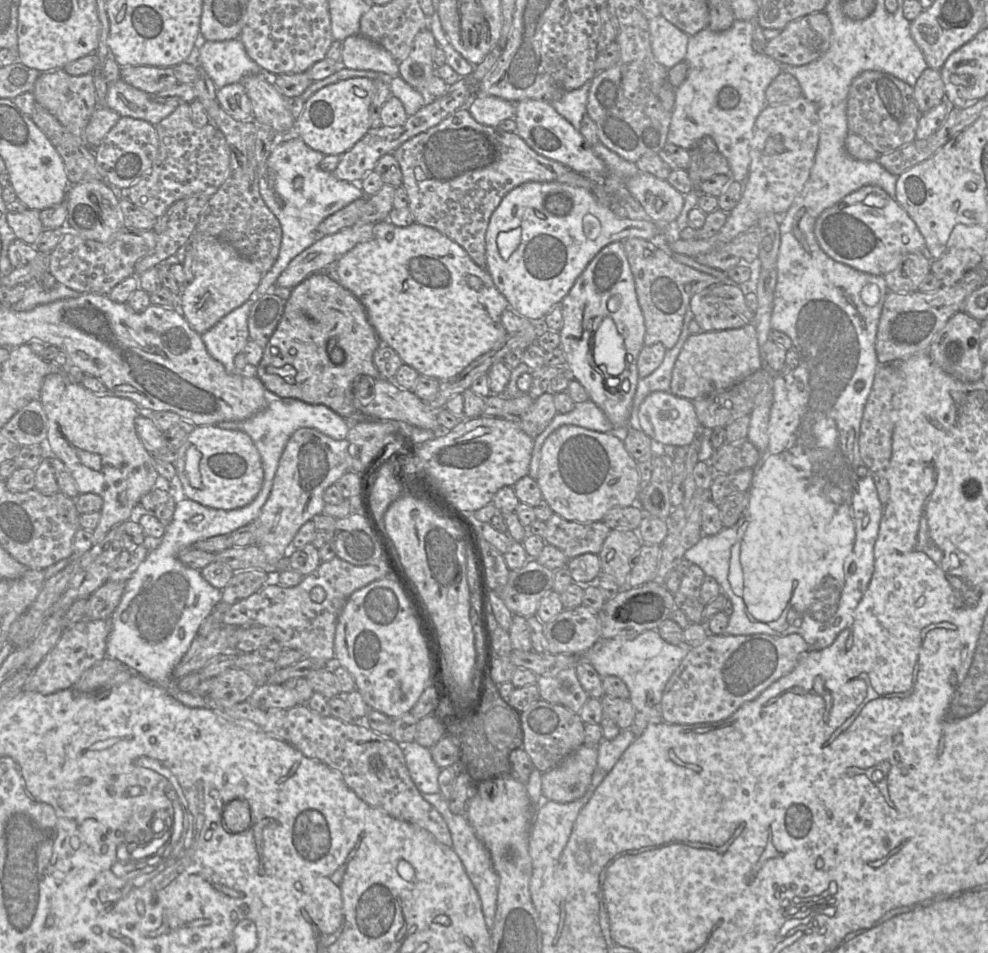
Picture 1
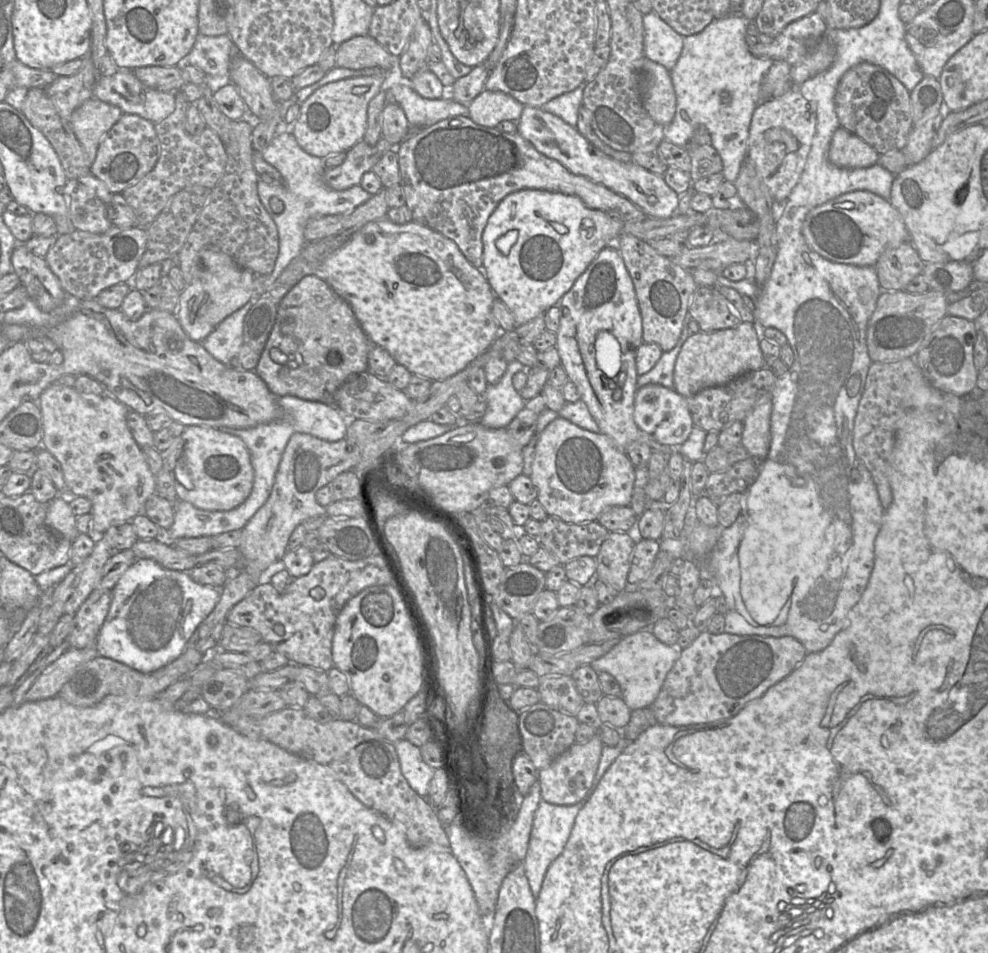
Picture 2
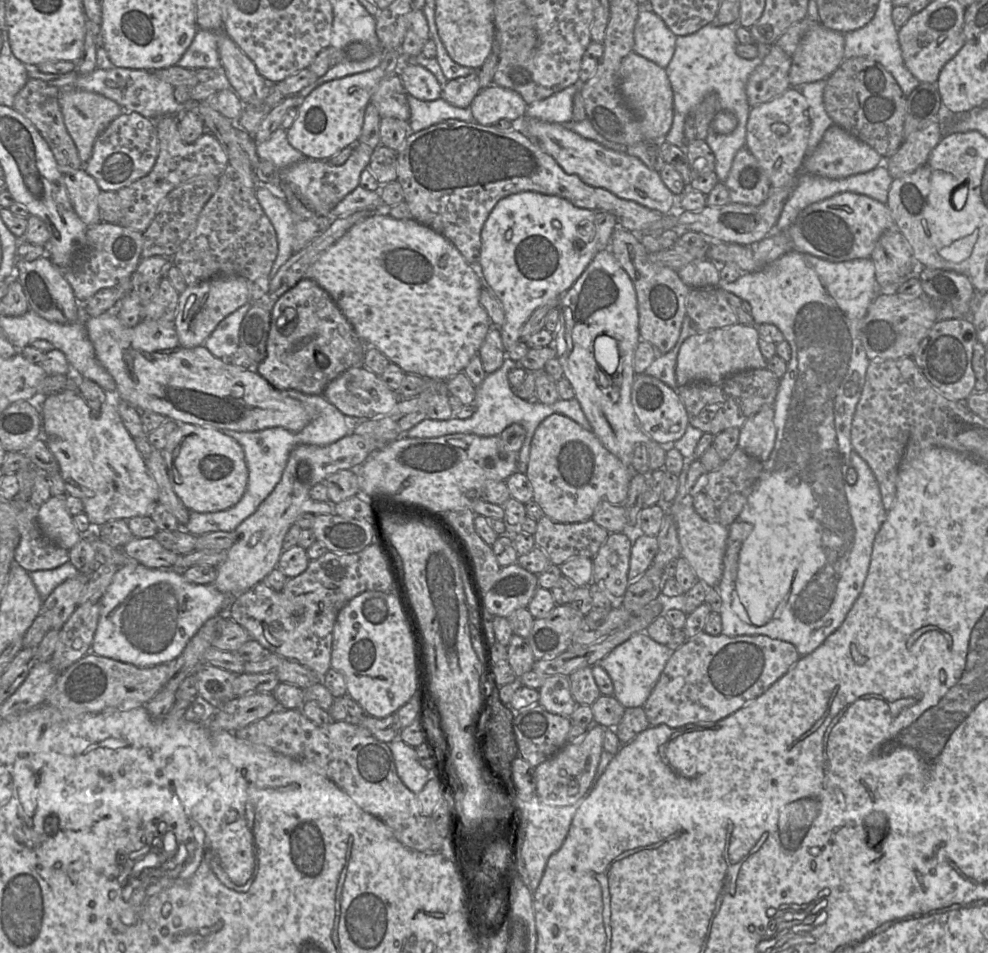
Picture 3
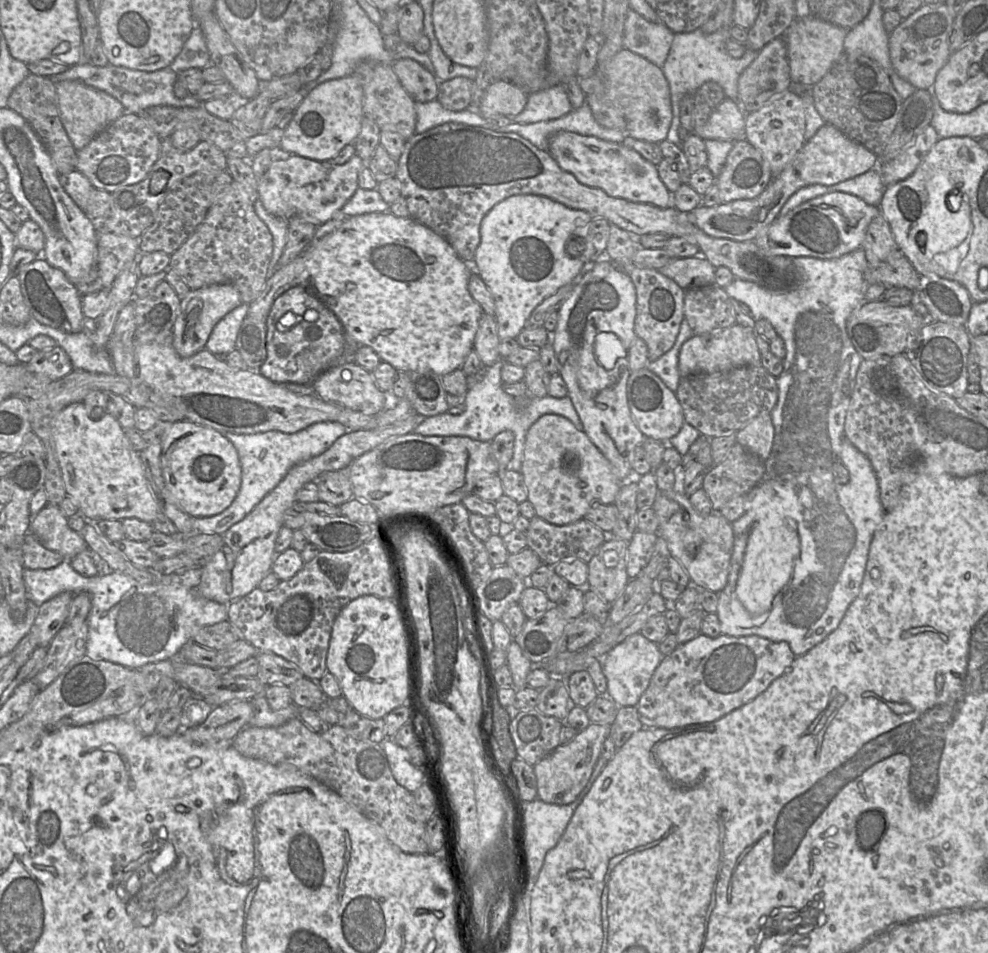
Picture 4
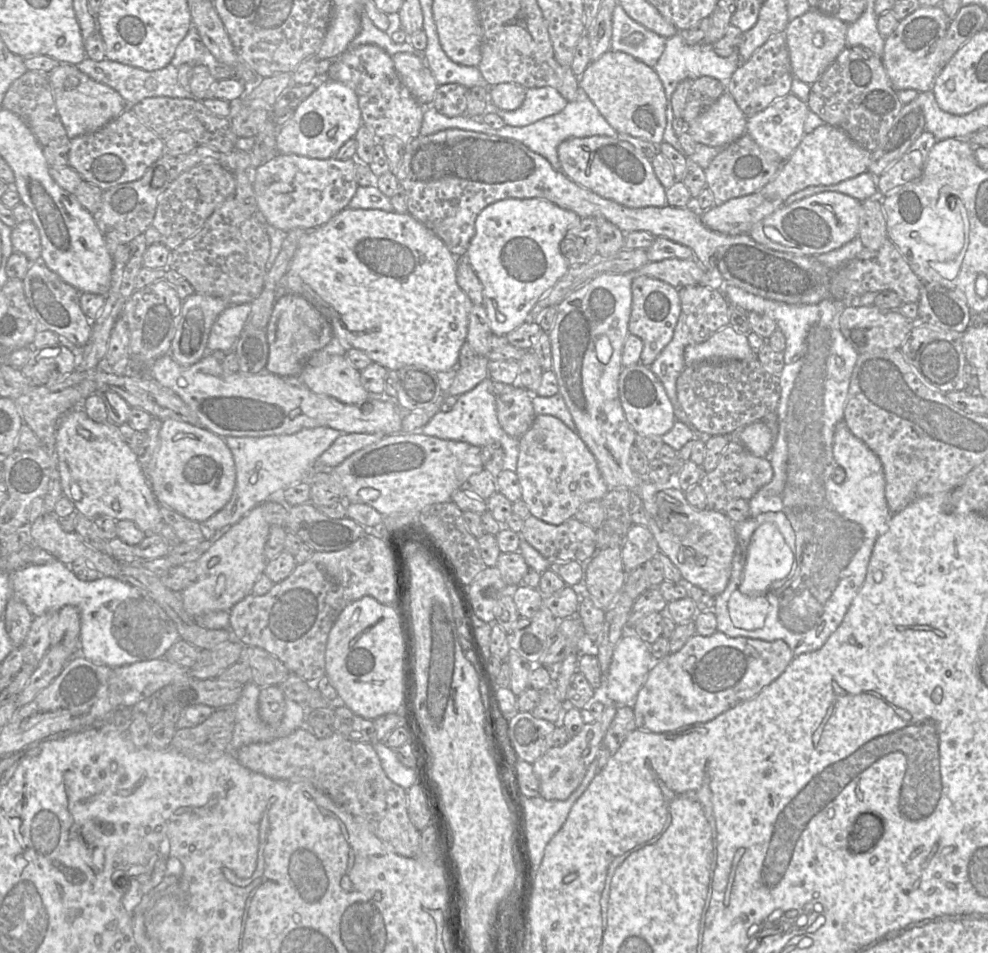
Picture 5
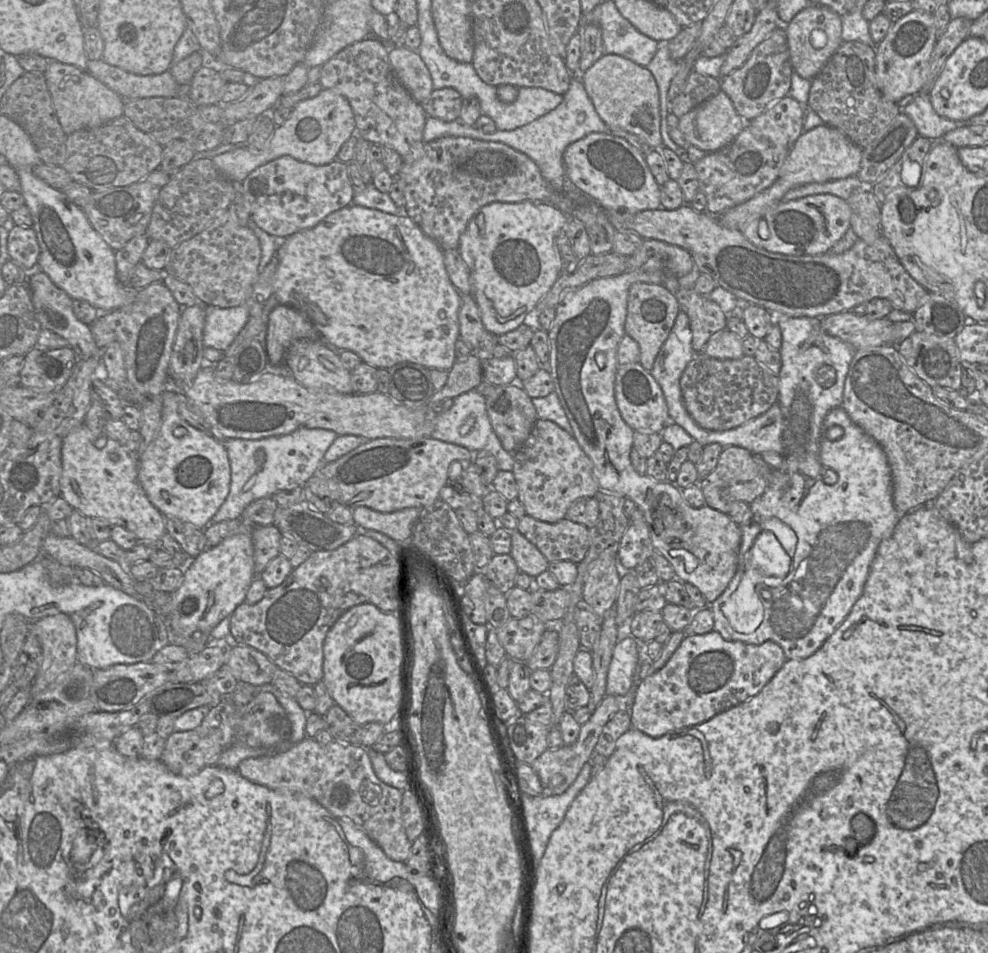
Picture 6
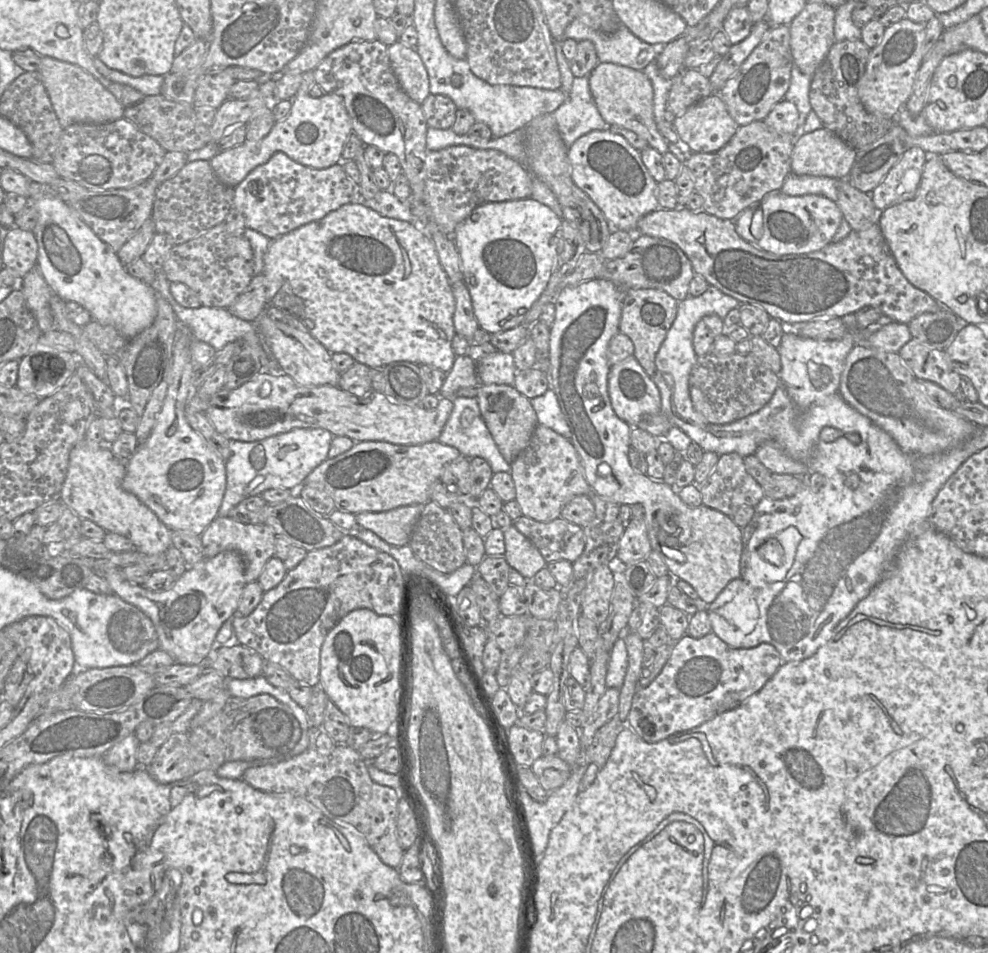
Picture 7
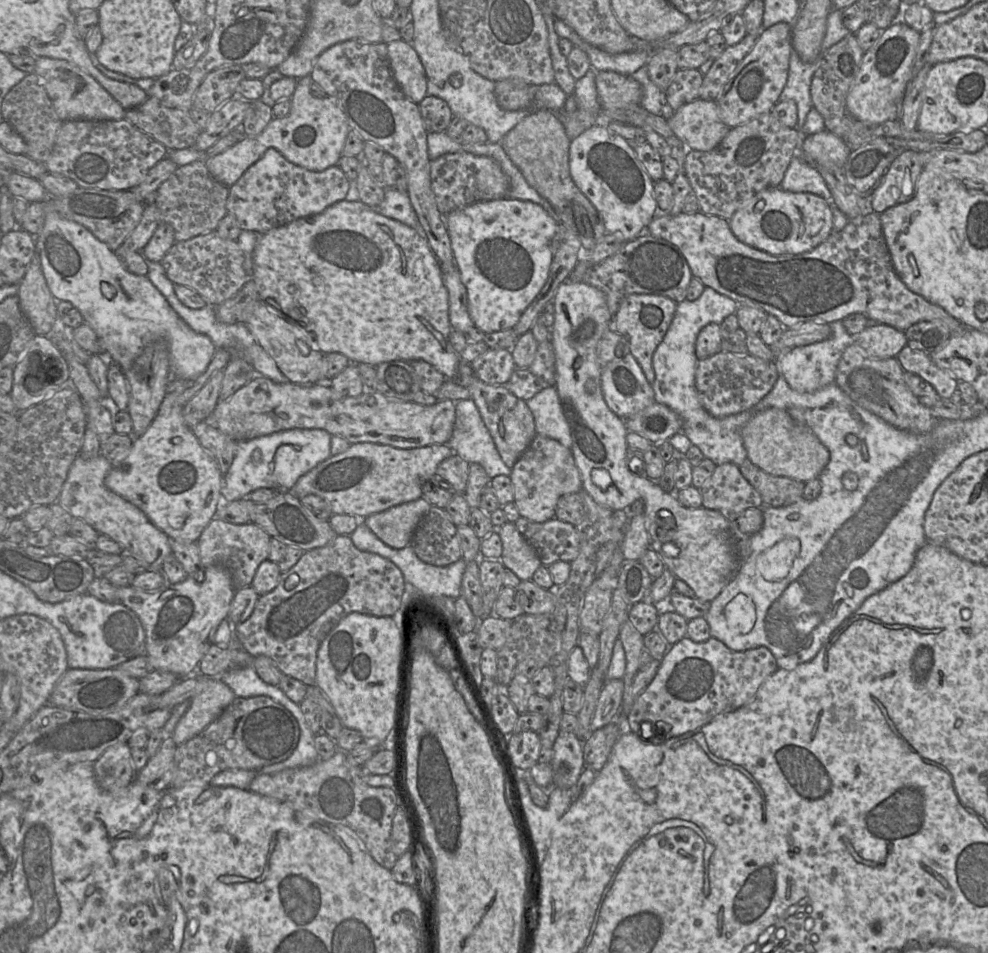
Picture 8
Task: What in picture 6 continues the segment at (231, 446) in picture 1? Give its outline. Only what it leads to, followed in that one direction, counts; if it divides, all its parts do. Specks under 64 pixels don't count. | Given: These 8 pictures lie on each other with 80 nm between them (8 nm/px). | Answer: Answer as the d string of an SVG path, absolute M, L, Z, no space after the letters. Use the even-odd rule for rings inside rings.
M162 407L157 436L138 460L138 481L149 501L164 517L179 519L204 529L224 503L230 488L230 464L222 442L184 421L177 411Z

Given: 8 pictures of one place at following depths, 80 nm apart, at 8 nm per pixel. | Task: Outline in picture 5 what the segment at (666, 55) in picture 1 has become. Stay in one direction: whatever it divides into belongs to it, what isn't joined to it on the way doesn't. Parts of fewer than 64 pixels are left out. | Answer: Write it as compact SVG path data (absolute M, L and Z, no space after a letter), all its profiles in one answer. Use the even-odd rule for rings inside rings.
M618 3L612 15L611 50L627 53L654 68L667 39L630 18Z

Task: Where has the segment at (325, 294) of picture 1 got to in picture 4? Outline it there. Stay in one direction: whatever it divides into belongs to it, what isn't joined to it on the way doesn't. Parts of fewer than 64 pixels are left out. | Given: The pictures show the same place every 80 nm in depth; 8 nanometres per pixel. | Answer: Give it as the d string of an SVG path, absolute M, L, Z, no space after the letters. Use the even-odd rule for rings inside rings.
M300 285L275 300L266 323L267 356L258 371L274 383L312 384L325 370L346 362L346 333L341 321L321 299Z

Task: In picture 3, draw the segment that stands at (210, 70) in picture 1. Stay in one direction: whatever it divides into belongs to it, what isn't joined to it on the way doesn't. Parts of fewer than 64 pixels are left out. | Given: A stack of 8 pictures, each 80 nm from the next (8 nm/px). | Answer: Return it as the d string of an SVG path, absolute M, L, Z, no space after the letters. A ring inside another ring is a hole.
M198 28L191 45L176 65L188 69L222 70L217 40L217 31Z

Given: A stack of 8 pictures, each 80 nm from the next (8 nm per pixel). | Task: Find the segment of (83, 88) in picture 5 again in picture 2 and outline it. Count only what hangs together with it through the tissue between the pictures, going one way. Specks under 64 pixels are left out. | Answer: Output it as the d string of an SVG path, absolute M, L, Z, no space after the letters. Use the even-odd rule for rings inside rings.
M96 97L88 99L73 112L69 123L89 165L96 159L101 140L122 115L123 111L118 106Z

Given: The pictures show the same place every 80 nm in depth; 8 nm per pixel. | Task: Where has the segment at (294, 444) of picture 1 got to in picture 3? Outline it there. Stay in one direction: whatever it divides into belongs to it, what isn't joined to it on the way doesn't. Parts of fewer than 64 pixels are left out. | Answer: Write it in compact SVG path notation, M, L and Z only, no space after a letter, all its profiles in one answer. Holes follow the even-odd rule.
M352 432L327 446L295 447L288 457L276 487L257 510L234 530L235 541L227 551L226 560L217 567L217 577L213 585L231 598L263 581L273 569L277 568L283 552L284 537L300 515L335 514L333 510L335 504L311 499L309 495L311 488L337 471L356 470L371 453L381 448L381 443L374 438Z

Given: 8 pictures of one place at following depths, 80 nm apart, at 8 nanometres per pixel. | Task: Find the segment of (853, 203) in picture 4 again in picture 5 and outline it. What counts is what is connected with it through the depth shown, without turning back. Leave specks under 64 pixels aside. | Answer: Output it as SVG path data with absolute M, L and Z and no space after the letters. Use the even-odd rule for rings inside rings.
M822 192L782 206L755 224L748 235L774 251L817 256L838 249L859 234L861 202L839 192Z

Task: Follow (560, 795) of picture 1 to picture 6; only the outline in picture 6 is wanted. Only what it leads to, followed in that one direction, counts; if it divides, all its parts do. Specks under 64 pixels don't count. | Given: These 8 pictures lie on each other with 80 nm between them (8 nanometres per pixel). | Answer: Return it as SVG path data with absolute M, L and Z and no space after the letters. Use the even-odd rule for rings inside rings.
M605 695L592 713L589 721L581 725L579 736L573 744L563 745L557 749L547 749L530 764L540 779L542 796L559 795L569 788L579 775L582 767L590 761L604 726L622 707L622 701L619 697Z

